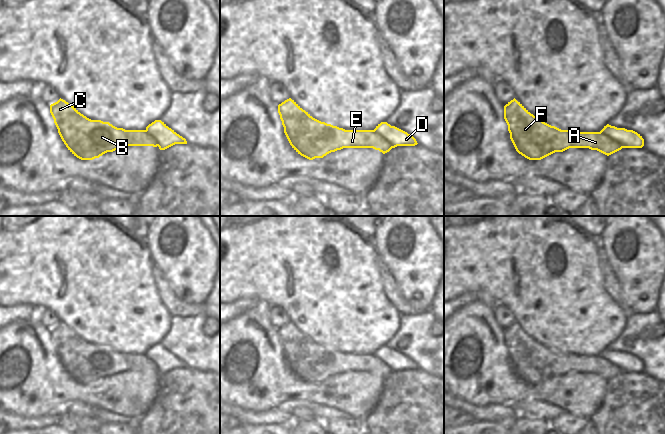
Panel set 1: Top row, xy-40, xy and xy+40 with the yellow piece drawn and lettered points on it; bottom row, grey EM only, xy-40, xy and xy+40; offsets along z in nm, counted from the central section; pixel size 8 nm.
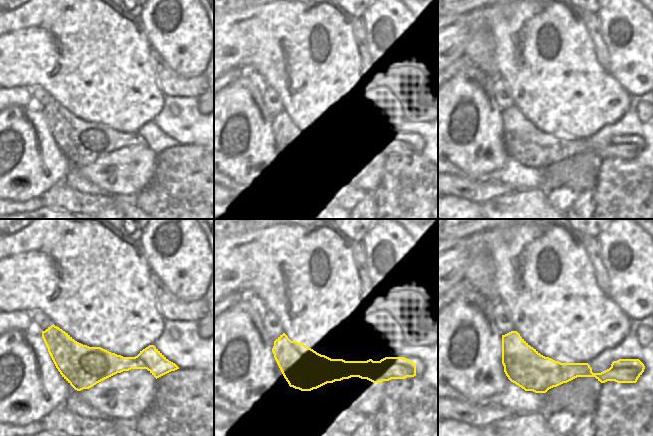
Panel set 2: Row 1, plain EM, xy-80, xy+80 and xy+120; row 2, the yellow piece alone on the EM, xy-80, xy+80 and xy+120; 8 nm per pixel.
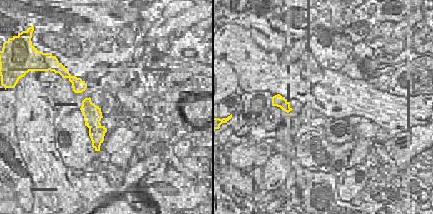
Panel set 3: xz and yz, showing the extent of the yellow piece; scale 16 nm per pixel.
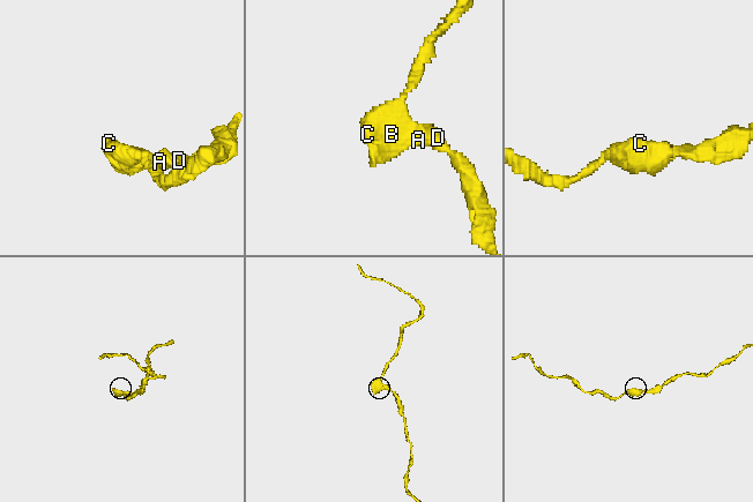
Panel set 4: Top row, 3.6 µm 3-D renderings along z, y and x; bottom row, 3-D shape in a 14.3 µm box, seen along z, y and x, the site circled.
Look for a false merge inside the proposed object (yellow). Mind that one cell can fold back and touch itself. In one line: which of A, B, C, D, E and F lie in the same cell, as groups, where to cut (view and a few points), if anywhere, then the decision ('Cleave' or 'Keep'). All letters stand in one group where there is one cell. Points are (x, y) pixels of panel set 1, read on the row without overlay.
Groups: A B C D E F. No split. Keep.

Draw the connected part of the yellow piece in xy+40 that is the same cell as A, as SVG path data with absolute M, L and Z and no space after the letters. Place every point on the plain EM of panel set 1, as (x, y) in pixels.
M515 322L504 330L504 343L516 375L529 384L541 384L569 372L589 372L609 380L622 372L644 370L637 356L609 348L600 356L561 354L531 338Z

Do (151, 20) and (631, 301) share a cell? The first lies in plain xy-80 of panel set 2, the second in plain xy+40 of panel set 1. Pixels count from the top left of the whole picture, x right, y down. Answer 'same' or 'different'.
same

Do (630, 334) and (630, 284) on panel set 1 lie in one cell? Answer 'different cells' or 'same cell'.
different cells

